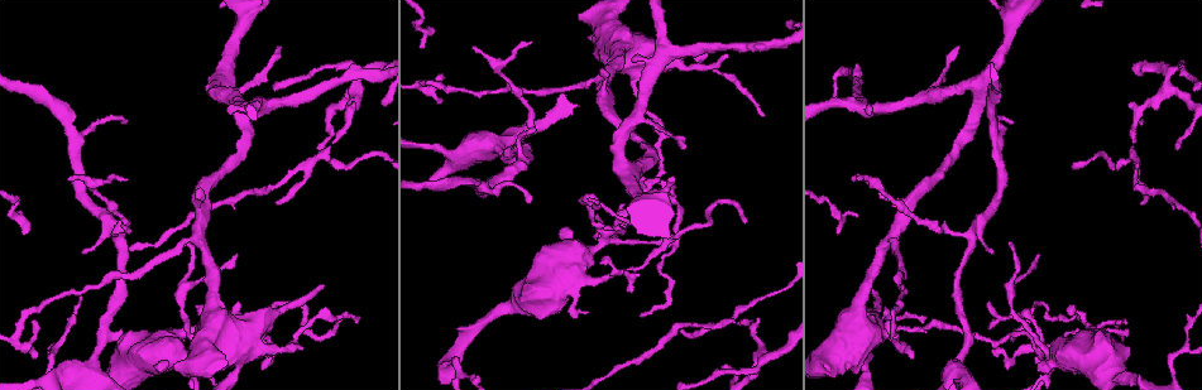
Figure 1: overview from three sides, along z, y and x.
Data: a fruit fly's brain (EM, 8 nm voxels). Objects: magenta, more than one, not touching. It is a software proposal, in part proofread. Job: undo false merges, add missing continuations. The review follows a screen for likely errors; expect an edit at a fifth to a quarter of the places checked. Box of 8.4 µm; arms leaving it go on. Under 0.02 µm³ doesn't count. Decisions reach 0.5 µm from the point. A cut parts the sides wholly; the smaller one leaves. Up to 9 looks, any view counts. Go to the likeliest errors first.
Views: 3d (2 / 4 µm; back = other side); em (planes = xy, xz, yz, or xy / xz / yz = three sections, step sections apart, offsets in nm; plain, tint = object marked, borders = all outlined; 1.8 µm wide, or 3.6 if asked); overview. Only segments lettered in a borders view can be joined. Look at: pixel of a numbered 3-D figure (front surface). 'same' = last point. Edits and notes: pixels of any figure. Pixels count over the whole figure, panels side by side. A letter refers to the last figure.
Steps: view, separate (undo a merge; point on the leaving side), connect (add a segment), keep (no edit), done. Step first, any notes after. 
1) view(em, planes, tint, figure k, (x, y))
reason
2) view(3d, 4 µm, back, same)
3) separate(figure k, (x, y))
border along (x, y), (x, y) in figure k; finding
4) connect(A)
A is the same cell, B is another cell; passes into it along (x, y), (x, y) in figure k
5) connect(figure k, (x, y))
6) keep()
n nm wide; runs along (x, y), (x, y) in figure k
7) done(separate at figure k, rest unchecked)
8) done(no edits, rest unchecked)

view(em, xz, step 16, tint, figure 1, (651, 242))
closes a loop

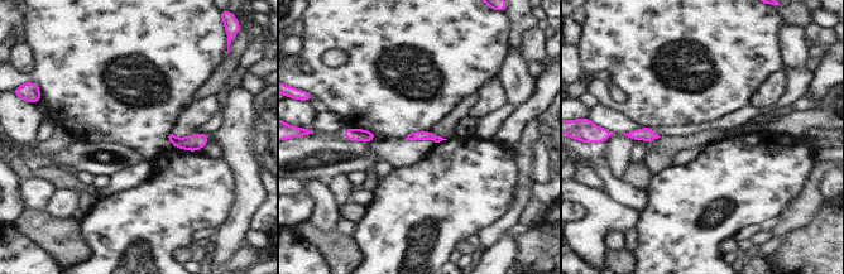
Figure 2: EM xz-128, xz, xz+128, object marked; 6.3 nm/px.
view(em, planes, borders, same)
cut it another way

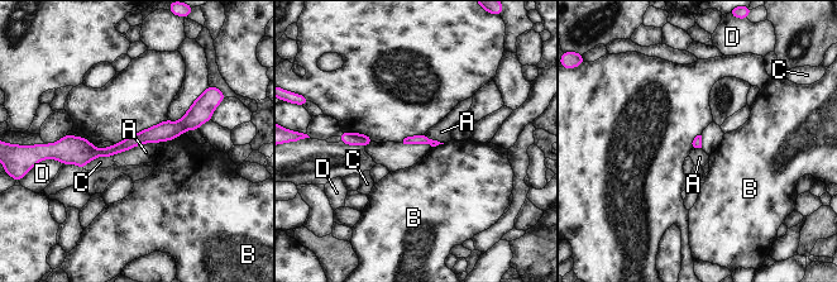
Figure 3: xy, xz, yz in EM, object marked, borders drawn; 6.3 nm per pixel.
separate(figure 3, (166, 130))
60 nm wide; A, B, C and D are other cells; border along (178, 122), (185, 128) in figure 3; a second cell is stuck on

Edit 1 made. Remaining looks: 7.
view(overview)

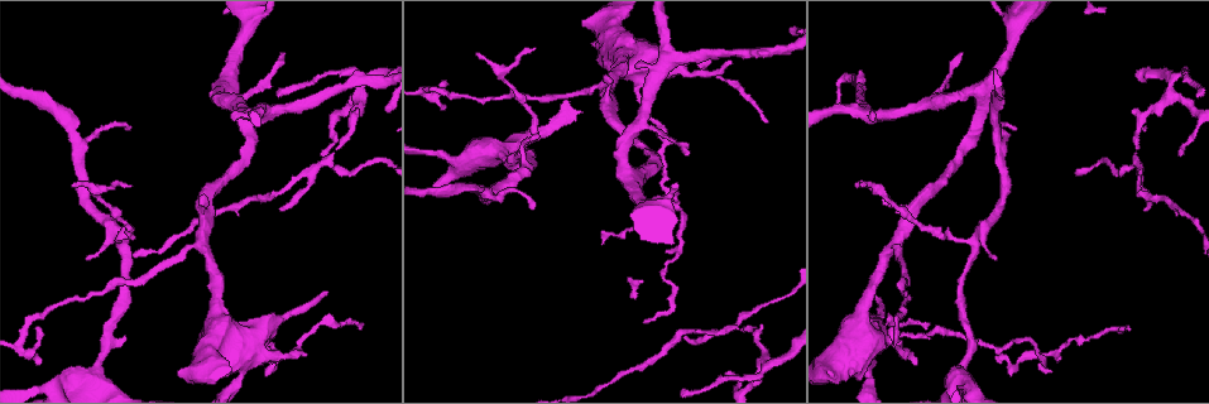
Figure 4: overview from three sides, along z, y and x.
view(em, planes, borders, figure 4, (281, 53))
tapers out

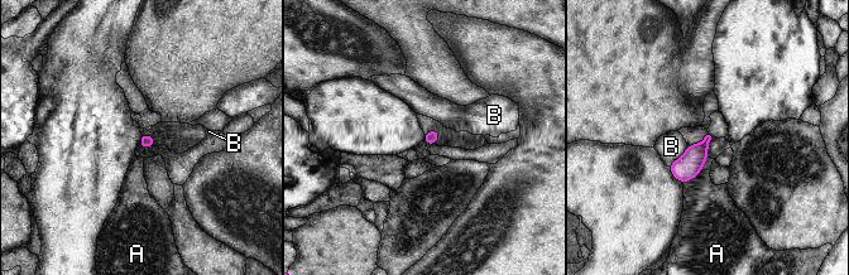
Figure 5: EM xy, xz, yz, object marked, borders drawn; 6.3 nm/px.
keep()
A and B are other cells; border along (689, 145), (679, 158), (667, 165) in figure 5; no lettered segment goes on from it

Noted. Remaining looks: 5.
view(em, planes, borders, figure 4, (329, 292))
tapers out

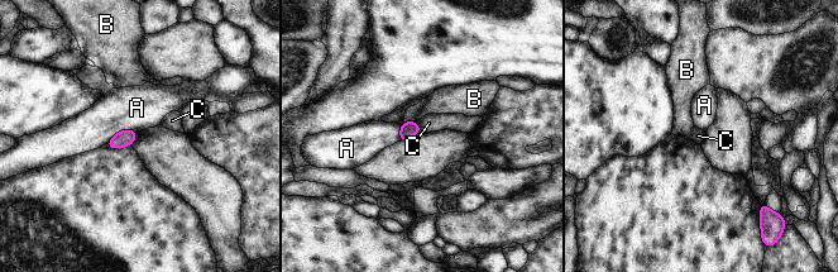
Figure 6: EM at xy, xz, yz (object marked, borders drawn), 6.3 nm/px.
keep()
A, B and C are other cells; border along (416, 122), (421, 132) in figure 6; no lettered segment goes on from it

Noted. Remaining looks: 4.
view(3d, 2 µm, figure 4, (605, 86))
side arm on a straight run

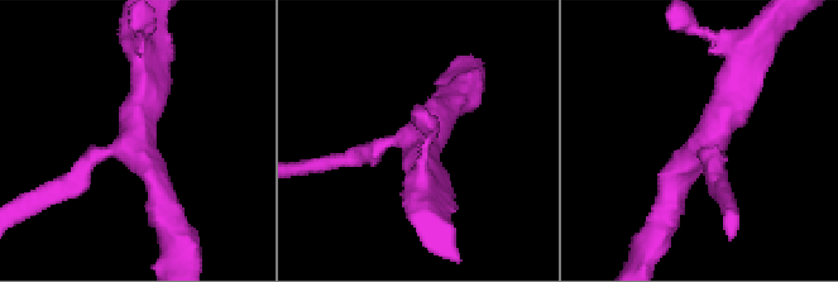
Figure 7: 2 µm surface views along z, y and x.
view(em, planes, borders, figure 7, (422, 139))
3 arms; need the tissue

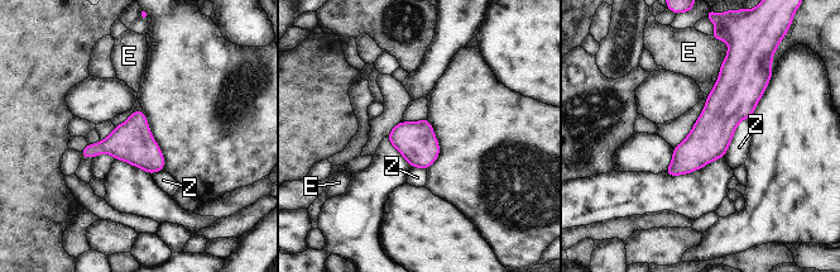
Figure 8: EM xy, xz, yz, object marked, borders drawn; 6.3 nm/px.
keep()
240 nm wide; E and Z are other cells; runs along (729, 67), (715, 128), (670, 171) in figure 8; one cell here

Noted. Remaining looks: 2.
done(separate at figure 3, rest unchecked)

